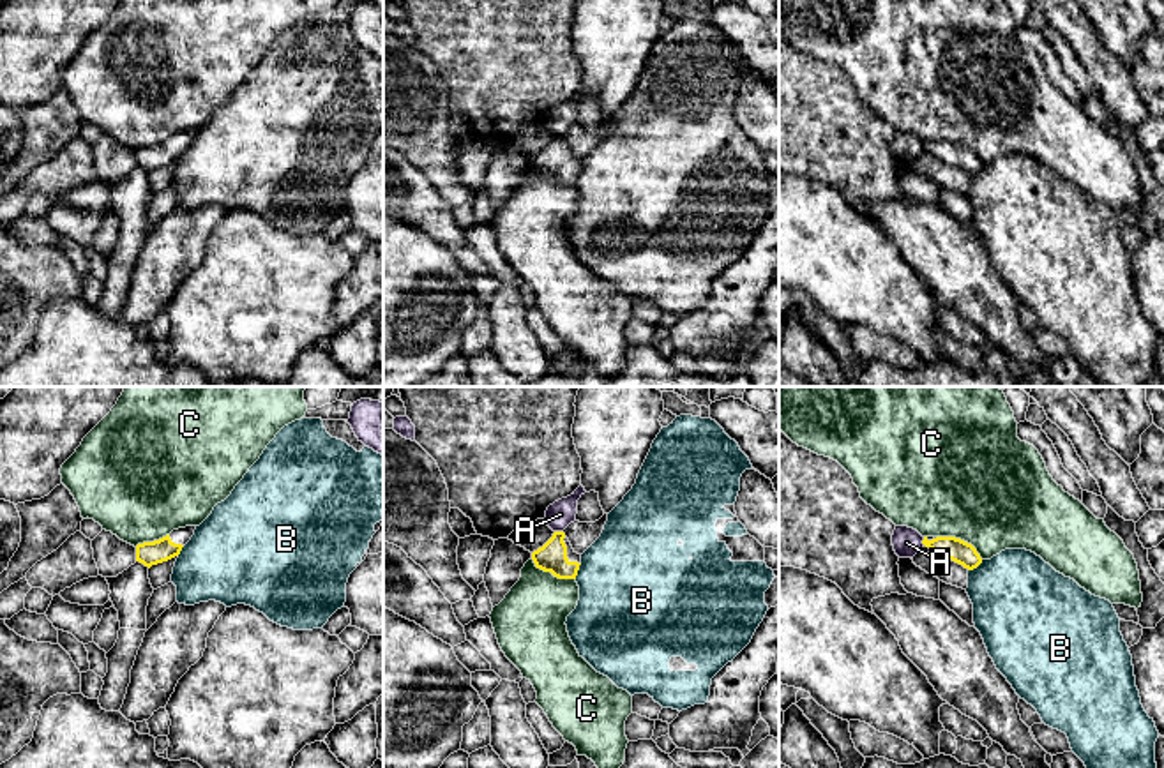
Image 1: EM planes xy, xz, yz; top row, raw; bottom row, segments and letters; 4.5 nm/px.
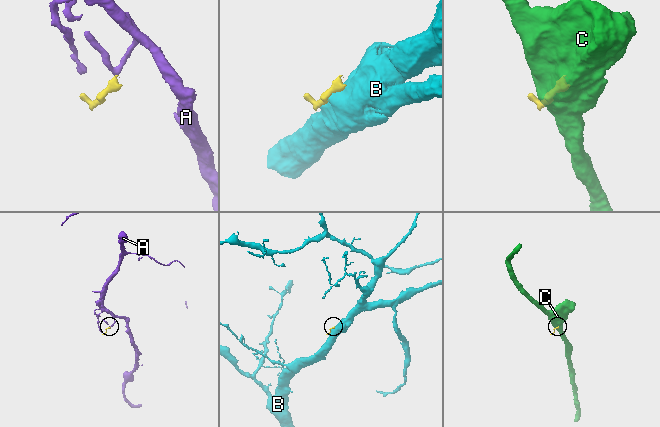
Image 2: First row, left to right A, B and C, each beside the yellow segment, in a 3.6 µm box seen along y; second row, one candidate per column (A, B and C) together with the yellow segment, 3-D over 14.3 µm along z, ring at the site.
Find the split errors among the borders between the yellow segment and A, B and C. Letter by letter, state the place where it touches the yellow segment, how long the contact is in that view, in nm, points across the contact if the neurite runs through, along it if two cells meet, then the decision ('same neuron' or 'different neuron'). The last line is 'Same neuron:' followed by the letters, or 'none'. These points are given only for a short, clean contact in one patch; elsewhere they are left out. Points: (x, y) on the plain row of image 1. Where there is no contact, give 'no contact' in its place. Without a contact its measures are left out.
A: meets yellow in xz at (559, 136); contact 40 nm long; border along xz (555, 135), (562, 136); different neuron
B: meets yellow in yz at (975, 172); contact 90 nm long; different neuron
C: meets yellow in yz at (959, 143); contact 240 nm long; different neuron
Same neuron: none

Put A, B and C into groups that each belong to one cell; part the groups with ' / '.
A / B / C

